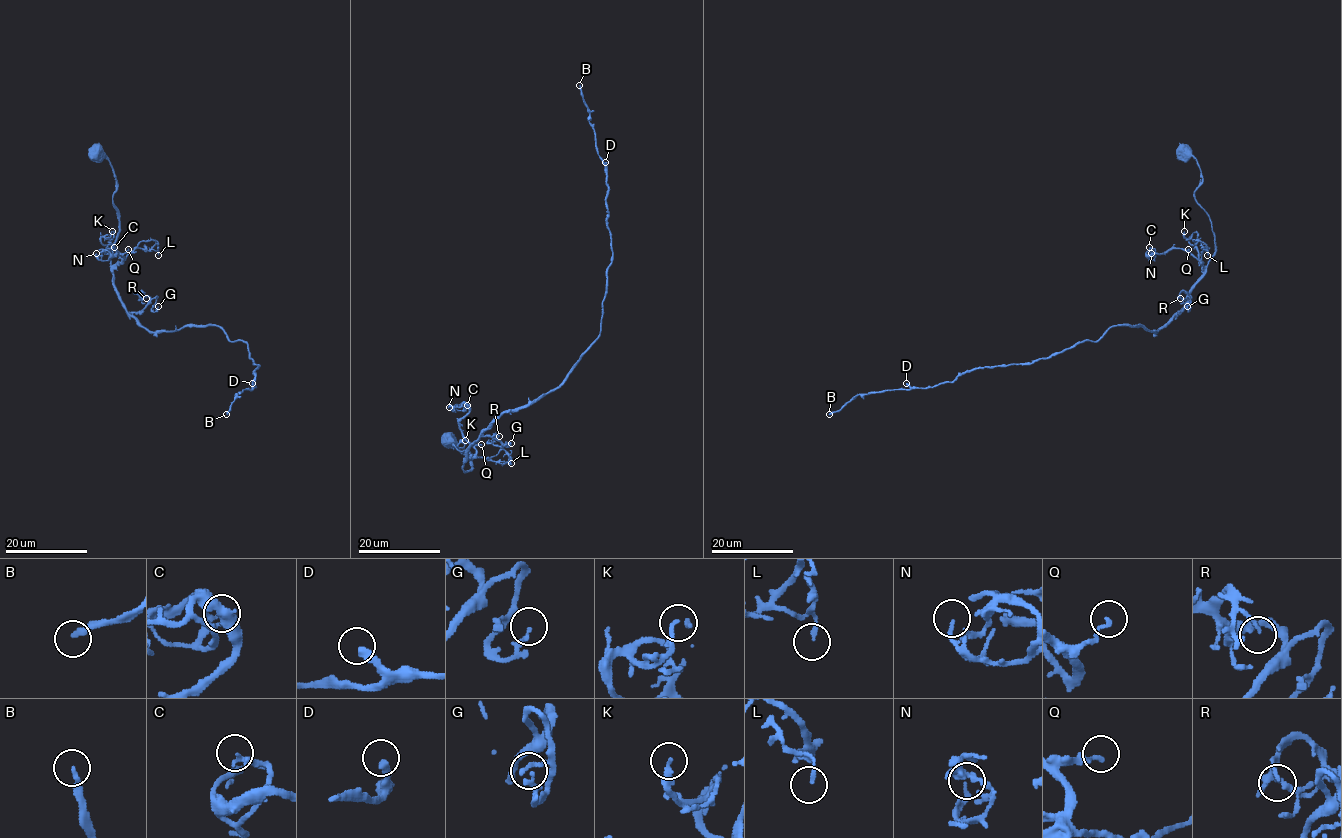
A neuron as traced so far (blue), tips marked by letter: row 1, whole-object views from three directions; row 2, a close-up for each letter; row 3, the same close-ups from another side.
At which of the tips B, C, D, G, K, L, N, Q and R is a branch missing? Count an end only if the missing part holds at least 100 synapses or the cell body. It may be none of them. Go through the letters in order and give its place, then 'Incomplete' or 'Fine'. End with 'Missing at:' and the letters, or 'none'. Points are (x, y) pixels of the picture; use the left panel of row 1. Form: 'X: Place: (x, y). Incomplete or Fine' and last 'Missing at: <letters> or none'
B: Place: (226, 414). Incomplete
C: Place: (114, 247). Fine
D: Place: (252, 383). Fine
G: Place: (158, 306). Fine
K: Place: (112, 231). Fine
L: Place: (158, 255). Fine
N: Place: (96, 253). Fine
Q: Place: (128, 249). Fine
R: Place: (146, 298). Fine
Missing at: B

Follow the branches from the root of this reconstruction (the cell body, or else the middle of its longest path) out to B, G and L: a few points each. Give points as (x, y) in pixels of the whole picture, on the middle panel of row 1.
B: (448, 440), (469, 470), (472, 444), (556, 390), (600, 332), (606, 166), (579, 85)
G: (448, 440), (446, 445), (468, 458), (469, 452), (472, 467), (464, 470), (466, 452), (480, 437), (511, 443)
L: (448, 440), (446, 445), (468, 458), (469, 452), (472, 467), (464, 470), (464, 461), (476, 457), (511, 463)

